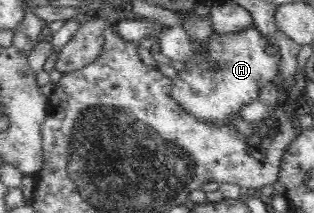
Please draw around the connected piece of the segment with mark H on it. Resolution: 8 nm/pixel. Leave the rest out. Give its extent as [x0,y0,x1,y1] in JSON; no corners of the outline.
[171,25,281,123]

